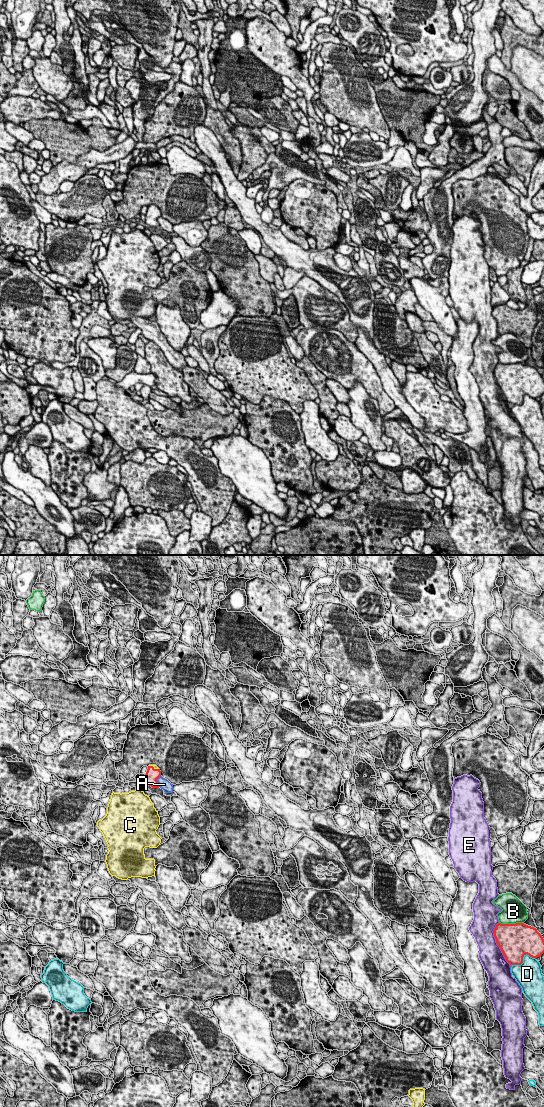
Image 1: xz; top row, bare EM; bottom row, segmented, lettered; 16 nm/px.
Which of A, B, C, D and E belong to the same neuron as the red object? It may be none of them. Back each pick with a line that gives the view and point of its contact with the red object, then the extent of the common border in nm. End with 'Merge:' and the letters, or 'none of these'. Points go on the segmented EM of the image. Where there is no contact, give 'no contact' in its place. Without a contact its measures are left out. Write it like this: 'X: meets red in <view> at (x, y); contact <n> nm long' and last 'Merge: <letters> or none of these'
Merge: none of these

